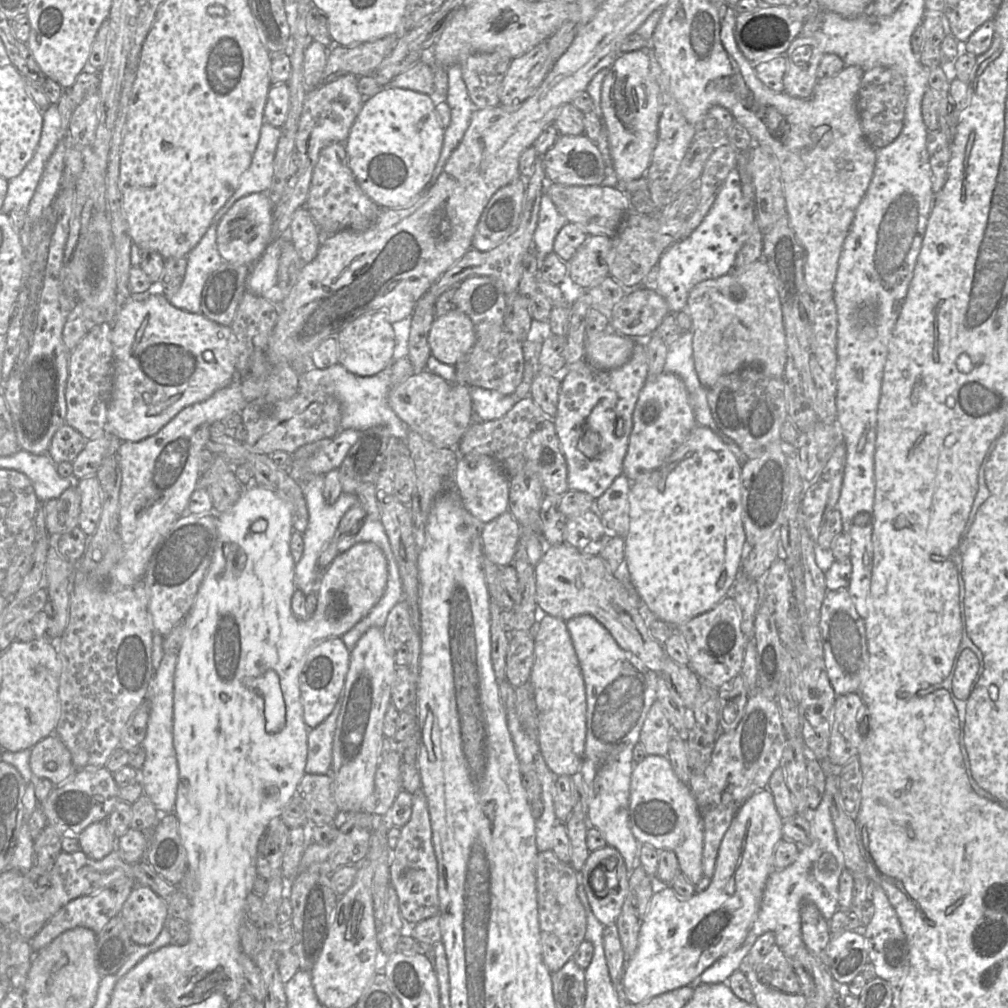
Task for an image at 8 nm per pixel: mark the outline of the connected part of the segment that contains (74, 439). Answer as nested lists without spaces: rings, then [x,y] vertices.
[[[65,423],[54,434],[47,455],[55,464],[72,463],[83,450],[86,441],[77,430]]]

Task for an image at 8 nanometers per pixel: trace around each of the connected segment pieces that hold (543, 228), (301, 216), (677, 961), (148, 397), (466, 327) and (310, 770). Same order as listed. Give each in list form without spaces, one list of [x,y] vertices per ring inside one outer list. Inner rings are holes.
[[[543,193],[540,202],[538,222],[533,237],[533,249],[538,263],[553,252],[553,243],[560,229],[567,223],[550,197]]]
[[[305,206],[294,212],[287,236],[304,263],[309,263],[316,257],[322,237],[318,225]]]
[[[767,788],[759,790],[740,807],[734,816],[730,827],[721,841],[717,854],[714,874],[711,877],[711,883],[704,891],[695,893],[689,899],[681,899],[677,896],[670,885],[657,884],[657,891],[653,893],[650,899],[646,914],[639,930],[637,950],[633,957],[627,961],[622,977],[624,993],[630,1003],[639,1004],[657,995],[692,984],[693,981],[697,980],[703,971],[710,967],[715,961],[742,945],[758,914],[767,879],[774,870],[773,852],[777,844],[783,839],[783,823],[784,820],[780,817],[776,810],[774,798],[771,792]]]
[[[157,290],[149,294],[133,294],[119,306],[111,324],[113,347],[113,390],[107,411],[107,428],[121,441],[139,442],[159,432],[183,408],[208,399],[217,390],[229,385],[236,378],[235,359],[230,350],[231,327],[218,324],[199,313],[190,313],[172,306]]]
[[[457,308],[435,317],[428,336],[431,355],[453,366],[467,356],[475,341],[473,322]]]
[[[344,690],[331,714],[317,727],[309,729],[305,774],[330,774],[334,733],[343,699]]]

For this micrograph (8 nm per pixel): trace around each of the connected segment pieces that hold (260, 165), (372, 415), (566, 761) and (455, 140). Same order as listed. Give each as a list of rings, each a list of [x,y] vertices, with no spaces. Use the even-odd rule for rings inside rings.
[[[263,122],[249,167],[241,176],[234,194],[215,214],[210,225],[213,225],[215,220],[221,220],[232,205],[243,196],[268,191],[272,181],[273,161],[280,136],[280,128]]]
[[[334,364],[324,369],[309,369],[299,375],[298,392],[323,391],[335,397],[341,404],[342,413],[339,432],[345,429],[363,431],[367,428],[383,425],[391,436],[406,441],[409,427],[396,415],[388,403],[391,389],[390,365],[373,376],[358,376],[341,364]]]
[[[540,614],[534,632],[534,665],[530,683],[537,708],[538,742],[548,768],[556,775],[571,777],[580,771],[586,743],[586,689],[579,661],[568,632],[566,621]]]
[[[454,64],[447,68],[447,78],[448,90],[445,101],[451,110],[451,121],[444,130],[440,157],[434,168],[432,177],[426,185],[426,190],[435,184],[447,159],[462,140],[475,109],[463,80],[460,64]]]

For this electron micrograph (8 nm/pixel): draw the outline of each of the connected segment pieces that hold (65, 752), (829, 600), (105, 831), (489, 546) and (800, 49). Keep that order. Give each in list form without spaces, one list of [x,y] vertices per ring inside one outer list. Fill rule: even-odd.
[[[56,733],[31,748],[29,762],[34,778],[47,778],[54,786],[66,782],[76,772],[70,751]]]
[[[848,588],[827,591],[820,610],[824,664],[836,696],[859,693],[869,676],[865,620],[857,612]]]
[[[107,821],[92,823],[79,835],[81,850],[91,859],[101,860],[117,847],[116,836]]]
[[[509,511],[481,525],[484,556],[497,566],[512,565],[519,543],[520,526]]]
[[[797,37],[785,53],[784,93],[795,98],[809,98],[817,82],[816,72],[823,55],[816,37]]]

